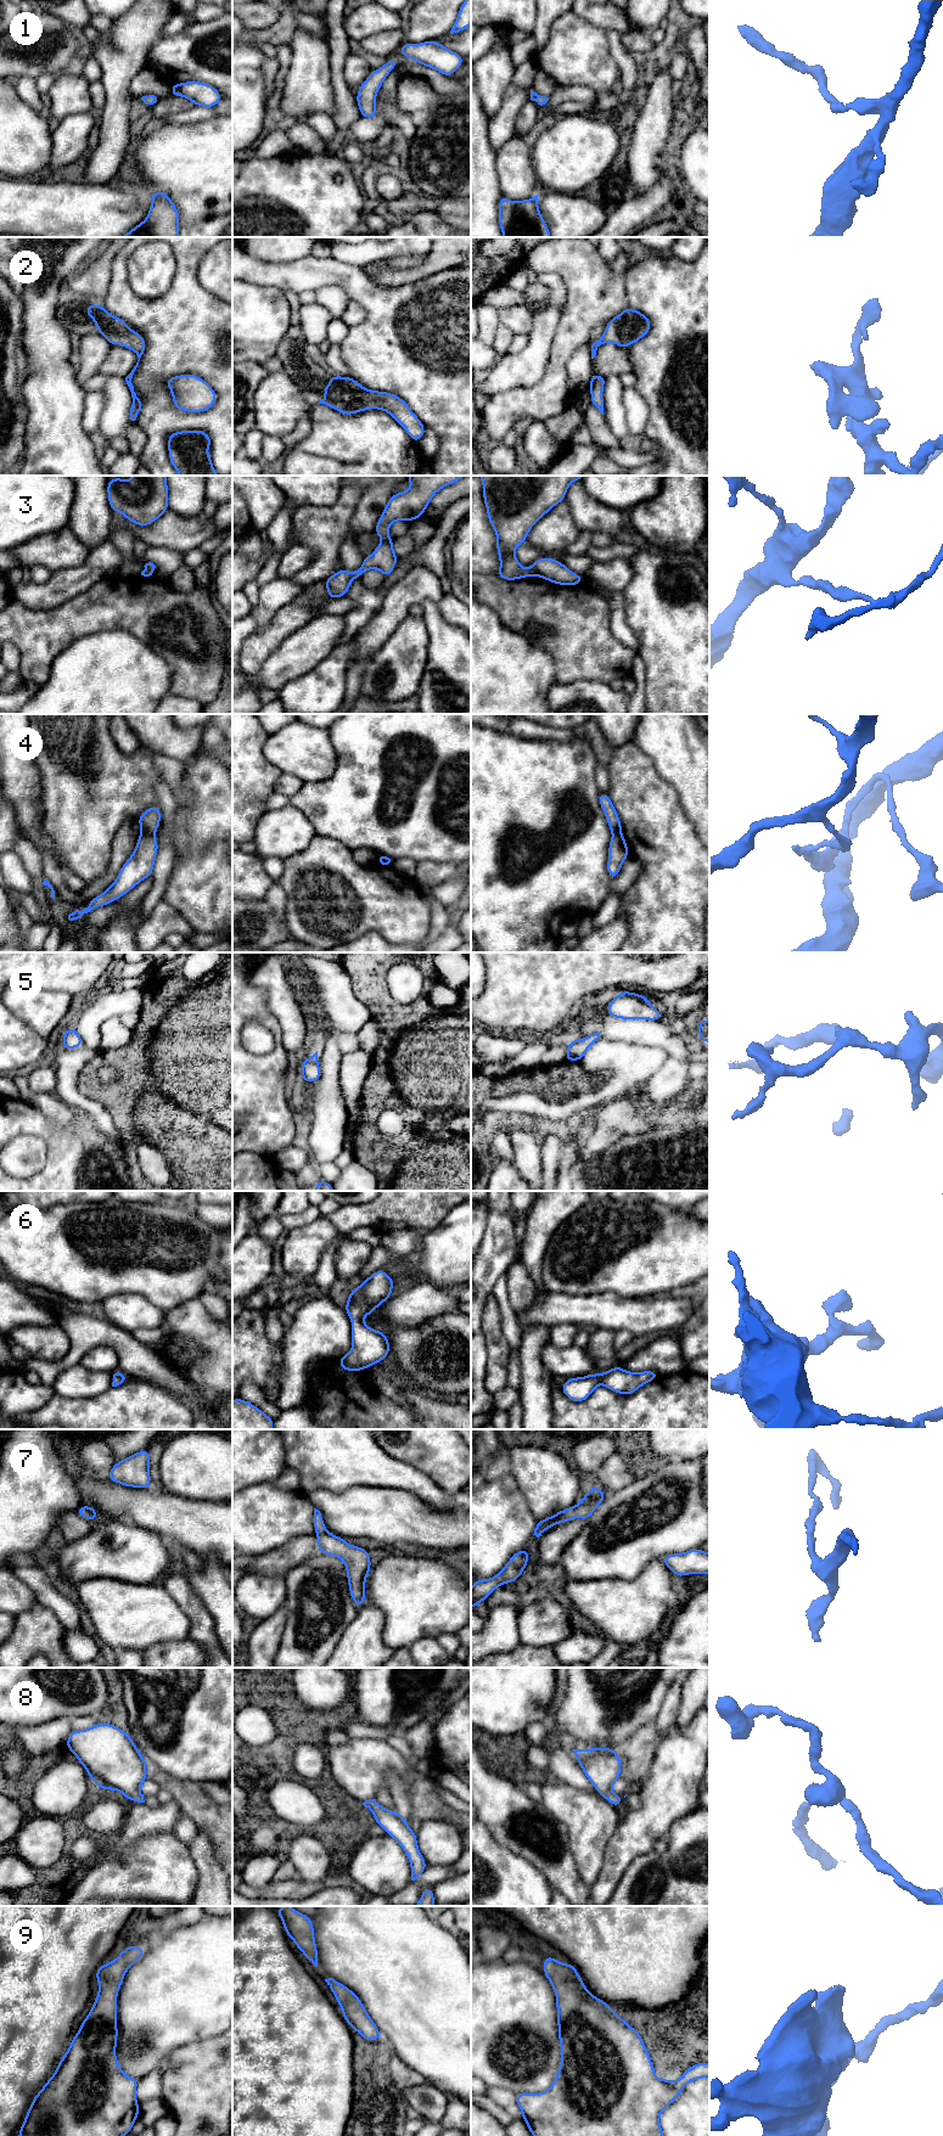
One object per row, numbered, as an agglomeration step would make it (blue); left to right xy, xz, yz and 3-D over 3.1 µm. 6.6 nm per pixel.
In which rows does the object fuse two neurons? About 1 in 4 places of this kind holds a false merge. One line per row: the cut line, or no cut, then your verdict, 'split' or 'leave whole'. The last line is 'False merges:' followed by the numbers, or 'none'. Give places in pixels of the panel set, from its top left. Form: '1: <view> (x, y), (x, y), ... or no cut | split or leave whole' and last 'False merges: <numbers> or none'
1: no cut | leave whole
2: no cut | leave whole
3: xz (388, 537), (382, 540) | split
4: xy (141, 831), (152, 835) | split
5: no cut | leave whole
6: no cut | leave whole
7: no cut | leave whole
8: no cut | leave whole
9: no cut | leave whole
False merges: 3, 4

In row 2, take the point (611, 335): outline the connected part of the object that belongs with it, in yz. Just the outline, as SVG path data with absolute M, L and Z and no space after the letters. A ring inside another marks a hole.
M628 307L621 314L612 317L605 327L602 336L591 345L591 359L604 343L614 343L627 348L650 332L651 322L642 313Z

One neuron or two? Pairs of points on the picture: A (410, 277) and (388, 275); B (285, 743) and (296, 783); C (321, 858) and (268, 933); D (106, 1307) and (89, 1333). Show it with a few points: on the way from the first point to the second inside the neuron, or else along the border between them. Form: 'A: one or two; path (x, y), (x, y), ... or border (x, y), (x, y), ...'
A: one; path (405, 276), (393, 276)
B: two; border (282, 771), (296, 775), (304, 781)
C: two; border (284, 920), (291, 933)
D: two; border (96, 1309), (114, 1325), (125, 1330)

